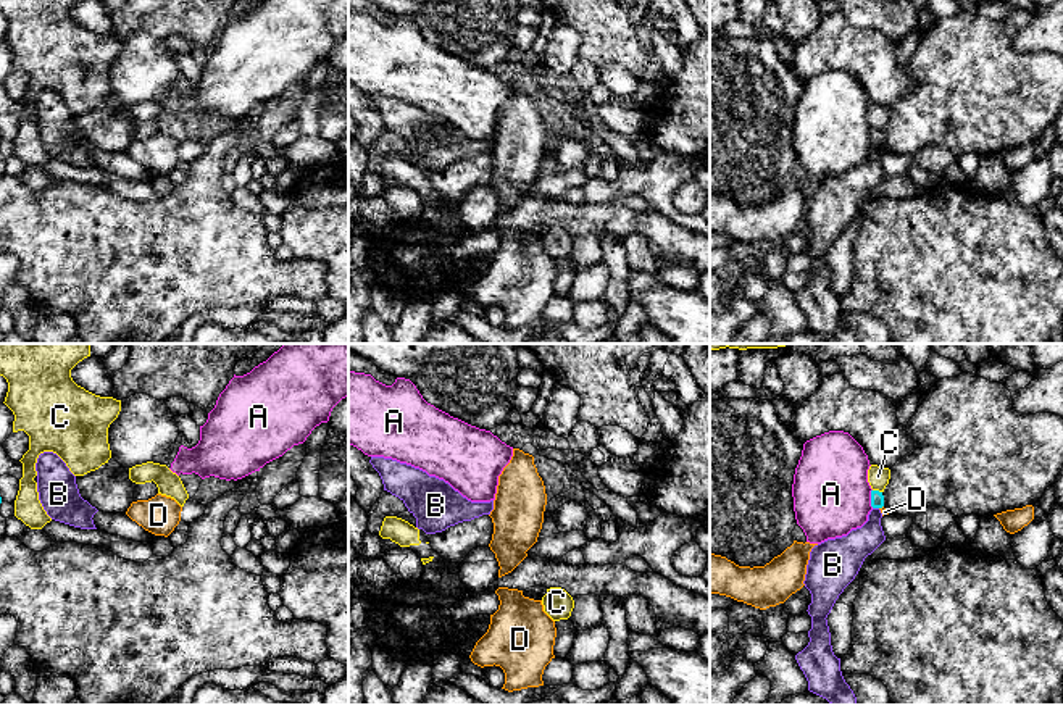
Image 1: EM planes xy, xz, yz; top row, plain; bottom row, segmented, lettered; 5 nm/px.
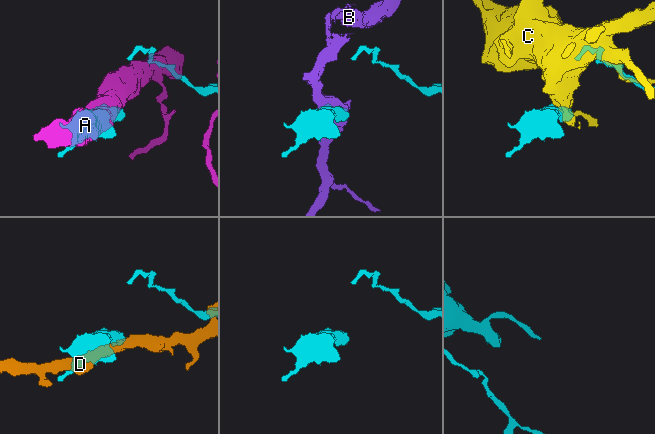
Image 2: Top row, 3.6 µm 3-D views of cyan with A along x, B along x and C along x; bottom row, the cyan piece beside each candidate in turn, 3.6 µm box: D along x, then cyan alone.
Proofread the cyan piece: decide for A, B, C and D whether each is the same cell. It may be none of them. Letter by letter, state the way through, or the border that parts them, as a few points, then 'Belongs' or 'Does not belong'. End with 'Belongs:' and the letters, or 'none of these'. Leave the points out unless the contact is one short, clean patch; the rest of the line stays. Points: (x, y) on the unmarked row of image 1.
A: Does not belong
B: Does not belong
C: Does not belong
D: Boundary: yz (883, 144), (879, 147). Does not belong
Belongs: none of these

